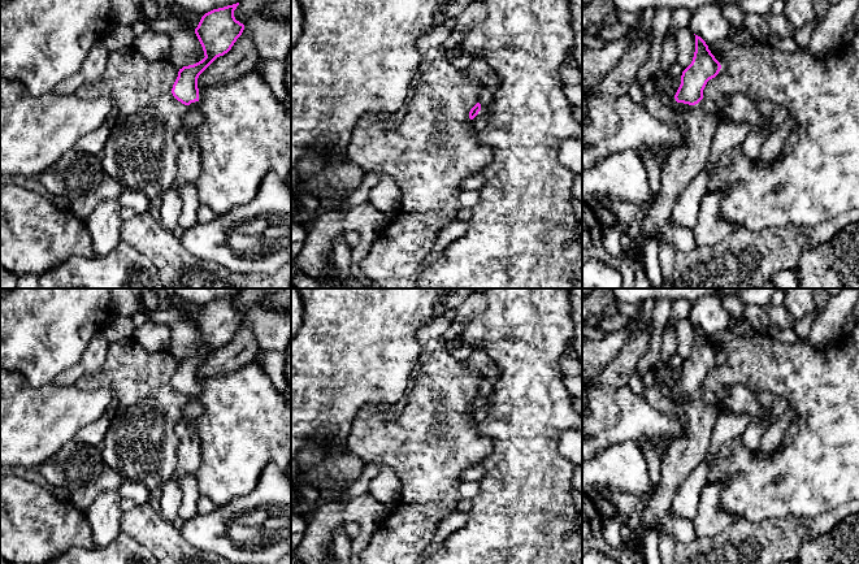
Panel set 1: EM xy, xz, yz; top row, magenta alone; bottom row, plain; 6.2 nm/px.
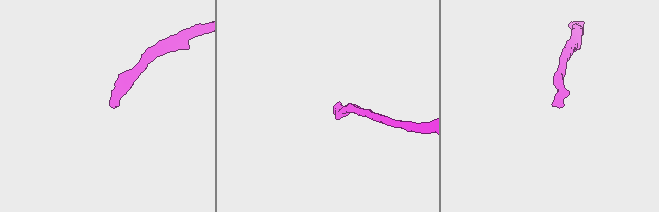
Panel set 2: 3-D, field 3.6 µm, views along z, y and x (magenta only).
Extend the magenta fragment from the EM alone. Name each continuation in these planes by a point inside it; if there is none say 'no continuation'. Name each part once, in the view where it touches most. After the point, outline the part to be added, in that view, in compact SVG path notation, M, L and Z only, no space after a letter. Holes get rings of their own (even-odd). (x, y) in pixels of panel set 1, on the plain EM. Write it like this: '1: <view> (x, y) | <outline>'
1: yz (686, 452) | M702 390L695 396L677 394L676 403L685 412L689 424L685 434L672 442L661 459L660 482L650 496L641 525L632 532L634 545L625 545L634 564L646 564L643 537L647 528L671 511L678 489L704 459L717 420L719 409L713 392Z

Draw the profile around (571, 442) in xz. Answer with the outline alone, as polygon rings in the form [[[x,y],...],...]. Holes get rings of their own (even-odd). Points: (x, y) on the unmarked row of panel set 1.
[[[576,429],[564,431],[559,441],[559,452],[582,468],[582,431]]]

